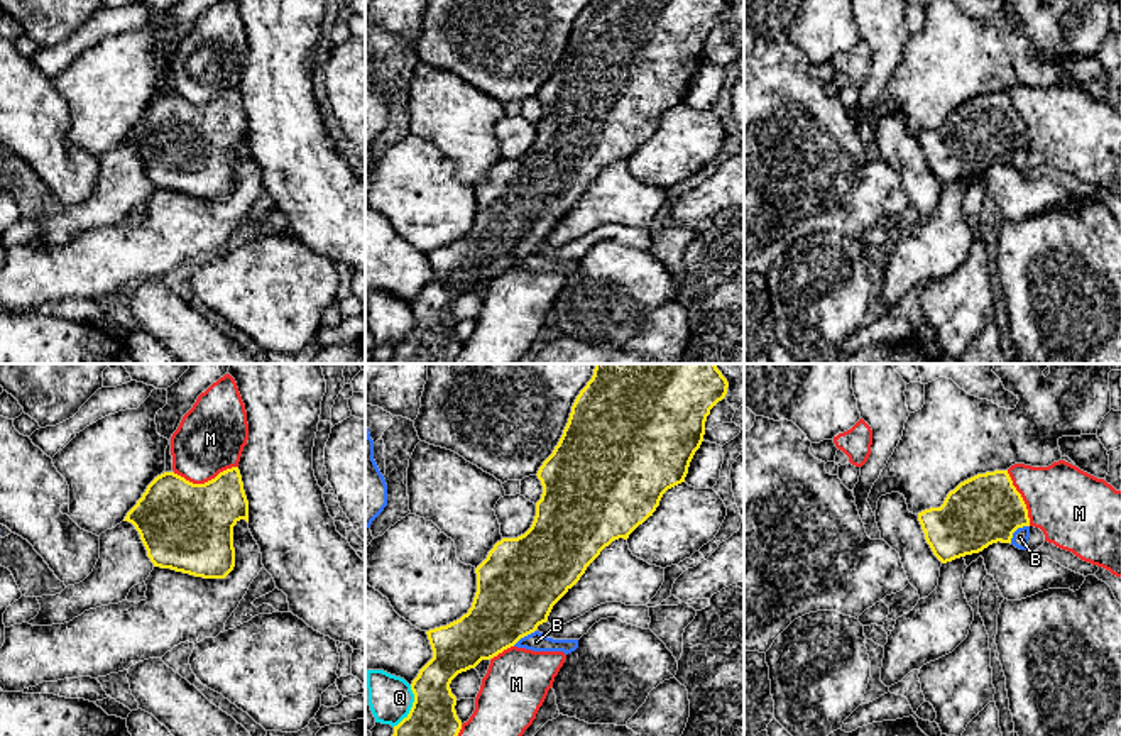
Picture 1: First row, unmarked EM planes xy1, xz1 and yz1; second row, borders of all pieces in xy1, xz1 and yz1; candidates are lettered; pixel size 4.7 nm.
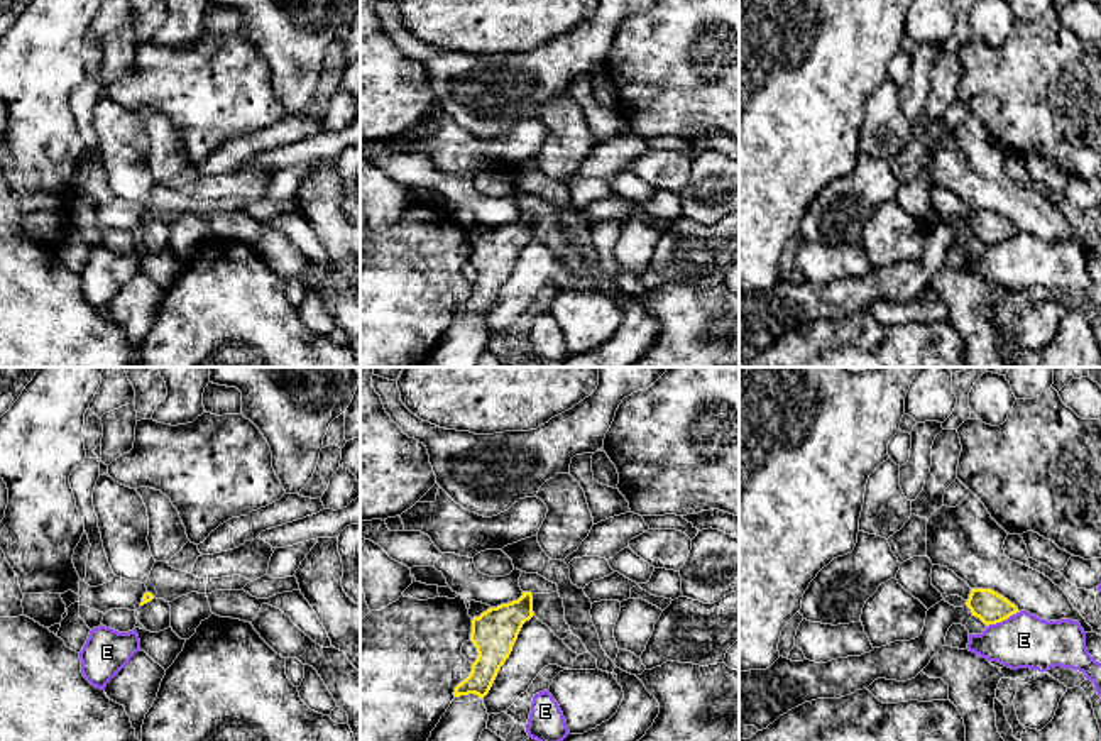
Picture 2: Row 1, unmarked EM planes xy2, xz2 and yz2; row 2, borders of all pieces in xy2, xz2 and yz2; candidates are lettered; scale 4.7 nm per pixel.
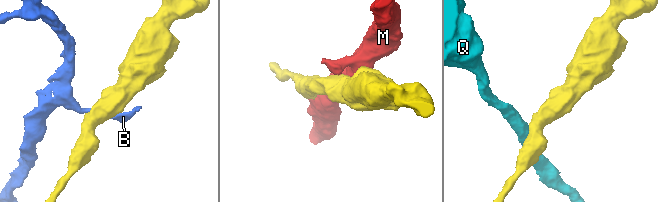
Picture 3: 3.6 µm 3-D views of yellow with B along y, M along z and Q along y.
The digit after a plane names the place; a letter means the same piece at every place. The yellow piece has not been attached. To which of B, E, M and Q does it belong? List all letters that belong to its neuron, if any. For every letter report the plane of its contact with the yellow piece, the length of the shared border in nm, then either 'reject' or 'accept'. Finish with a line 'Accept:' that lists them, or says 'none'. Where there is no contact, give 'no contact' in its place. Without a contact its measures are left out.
B: yz1 | 130 nm | reject
E: yz2 | 180 nm | reject
M: xy1 | 320 nm | reject
Q: xz1 | 220 nm | reject
Accept: none

